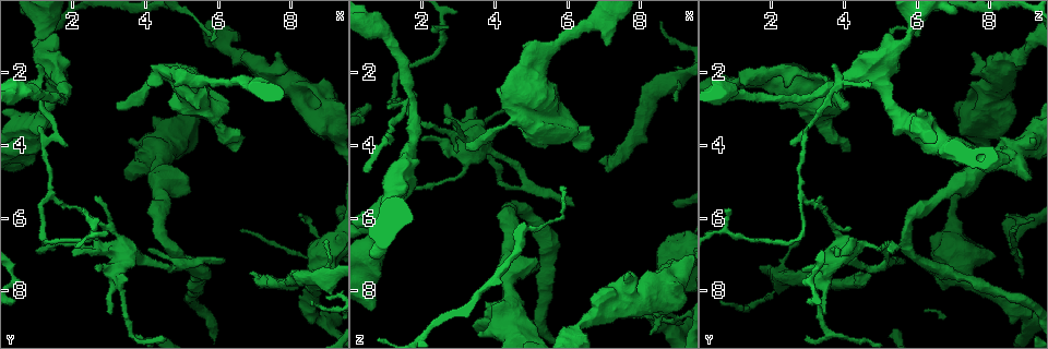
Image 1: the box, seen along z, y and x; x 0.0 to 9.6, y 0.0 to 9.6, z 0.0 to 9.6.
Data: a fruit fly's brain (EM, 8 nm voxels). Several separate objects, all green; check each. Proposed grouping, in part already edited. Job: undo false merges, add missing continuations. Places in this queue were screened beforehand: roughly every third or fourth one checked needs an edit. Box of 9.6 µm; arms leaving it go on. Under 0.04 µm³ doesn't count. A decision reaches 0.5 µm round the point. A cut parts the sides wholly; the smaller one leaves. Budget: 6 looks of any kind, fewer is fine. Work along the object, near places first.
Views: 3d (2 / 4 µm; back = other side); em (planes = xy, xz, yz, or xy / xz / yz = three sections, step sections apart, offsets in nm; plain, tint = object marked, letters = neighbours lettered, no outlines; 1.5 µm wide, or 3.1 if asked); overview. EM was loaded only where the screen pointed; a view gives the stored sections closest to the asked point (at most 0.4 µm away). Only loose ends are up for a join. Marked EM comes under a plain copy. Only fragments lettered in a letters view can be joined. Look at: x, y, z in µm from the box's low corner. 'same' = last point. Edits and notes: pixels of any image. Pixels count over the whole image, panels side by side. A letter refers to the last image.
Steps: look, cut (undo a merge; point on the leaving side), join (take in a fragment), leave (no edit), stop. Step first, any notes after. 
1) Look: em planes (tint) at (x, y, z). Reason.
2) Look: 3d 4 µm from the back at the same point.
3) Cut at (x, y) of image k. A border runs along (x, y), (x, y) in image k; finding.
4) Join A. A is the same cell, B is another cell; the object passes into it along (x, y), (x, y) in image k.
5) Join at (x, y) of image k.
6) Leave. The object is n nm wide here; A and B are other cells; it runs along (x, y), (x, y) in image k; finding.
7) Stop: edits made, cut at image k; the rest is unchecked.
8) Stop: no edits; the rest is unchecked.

Look: em yz step 8 (tint) at (1.35, 1.65, 5.05). Looks like a crossing.

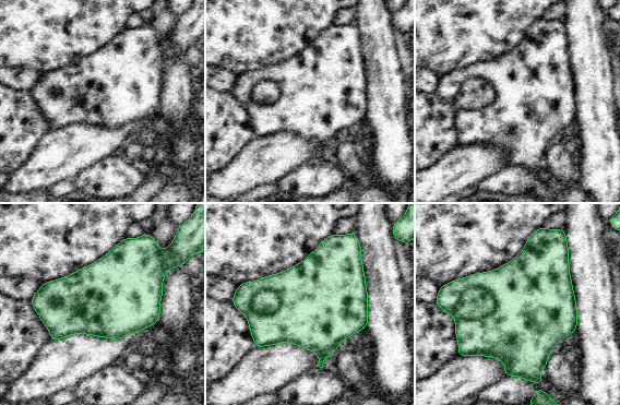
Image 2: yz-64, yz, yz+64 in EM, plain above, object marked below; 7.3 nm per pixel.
Look: em planes (letters) at the same point.

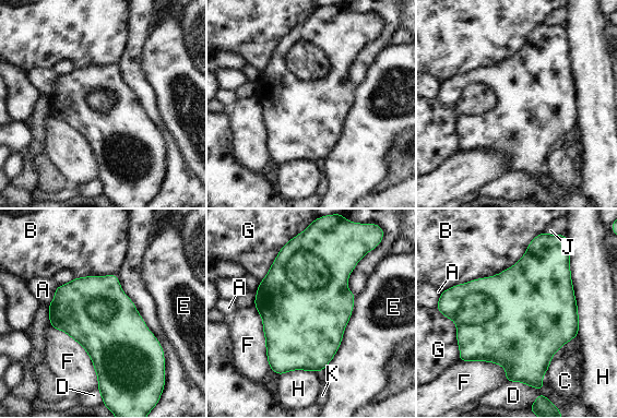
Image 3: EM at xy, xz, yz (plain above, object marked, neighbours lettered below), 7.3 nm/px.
Leave. A, B, C, D, E, F, G, H, J and K are other cells; a border runs along (356, 296), (342, 343), (319, 372) in image 3; all the same neuron.

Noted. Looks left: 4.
Look: 3d 2 µm at (7.65, 1.40, 7.55). Free end.

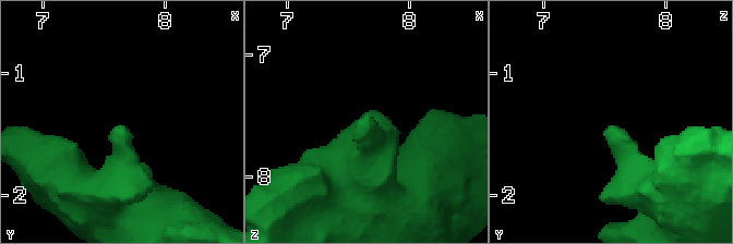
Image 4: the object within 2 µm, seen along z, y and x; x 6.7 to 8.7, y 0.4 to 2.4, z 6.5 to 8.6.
Look: em planes (letters) at (7.60, 1.46, 7.56).

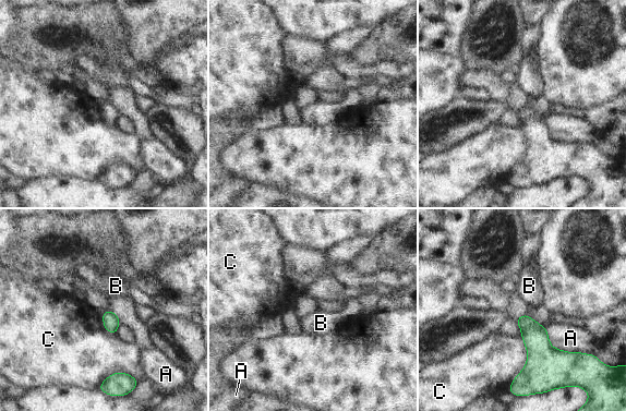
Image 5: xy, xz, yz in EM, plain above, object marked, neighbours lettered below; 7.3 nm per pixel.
Leave. A, B and C are other cells; a border runs along (521, 338), (527, 361), (508, 386) in image 5; none of them fits.

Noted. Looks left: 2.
Look: em yz step 8 (letters) at (8.15, 5.95, 8.40). Branch stops here.

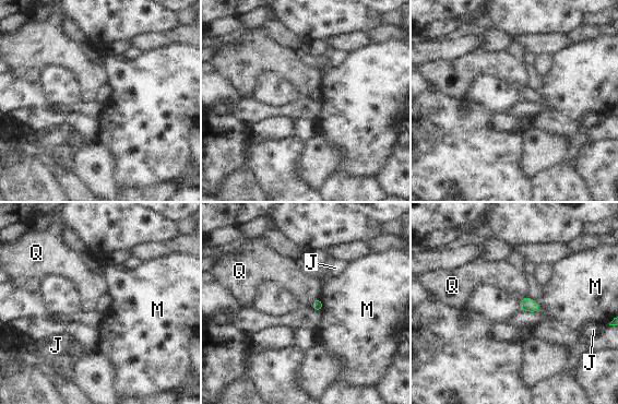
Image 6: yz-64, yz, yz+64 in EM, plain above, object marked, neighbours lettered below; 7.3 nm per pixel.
Look: em planes (letters) at the same point.

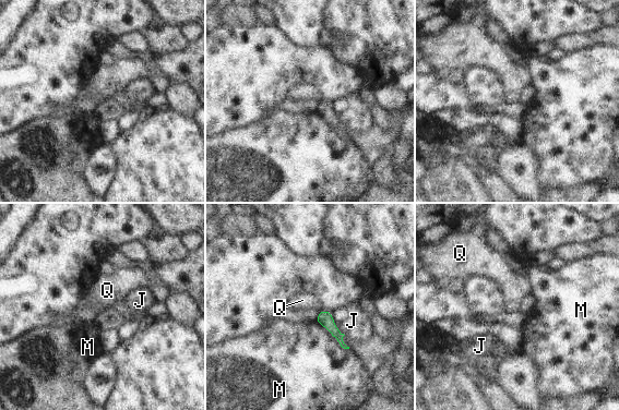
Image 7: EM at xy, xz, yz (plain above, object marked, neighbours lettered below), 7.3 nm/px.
Leave. J, M and Q are other cells; a border runs along (323, 309), (319, 312) in image 7; none of them fits.

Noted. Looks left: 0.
Stop: no edits; the rest is unchecked.

